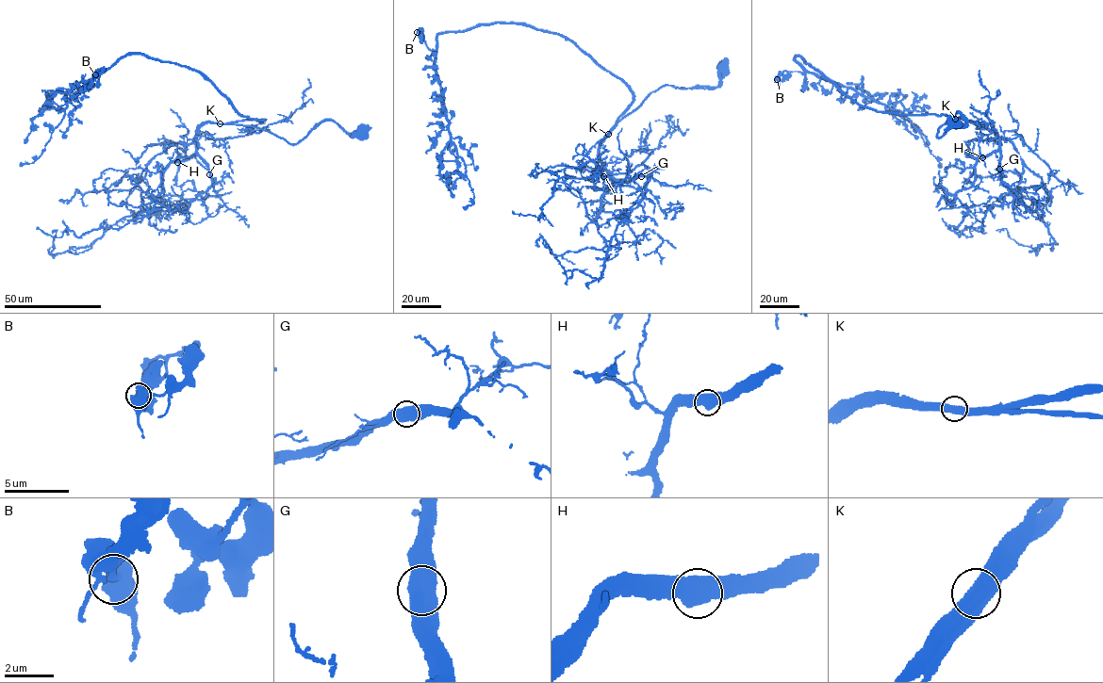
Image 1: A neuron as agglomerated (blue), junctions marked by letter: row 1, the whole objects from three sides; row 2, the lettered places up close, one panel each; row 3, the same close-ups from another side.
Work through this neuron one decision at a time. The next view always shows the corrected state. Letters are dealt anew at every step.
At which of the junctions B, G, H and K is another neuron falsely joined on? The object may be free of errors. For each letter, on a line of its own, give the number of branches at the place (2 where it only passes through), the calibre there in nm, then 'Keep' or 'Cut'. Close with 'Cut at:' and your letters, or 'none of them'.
B: Branches: 2. Thickness 650 nm. Keep
G: Branches: 2. Thickness 650 nm. Keep
H: Branches: 2. Thickness 650 nm. Keep
K: Branches: 2. Thickness 650 nm. Keep
Cut at: none of them

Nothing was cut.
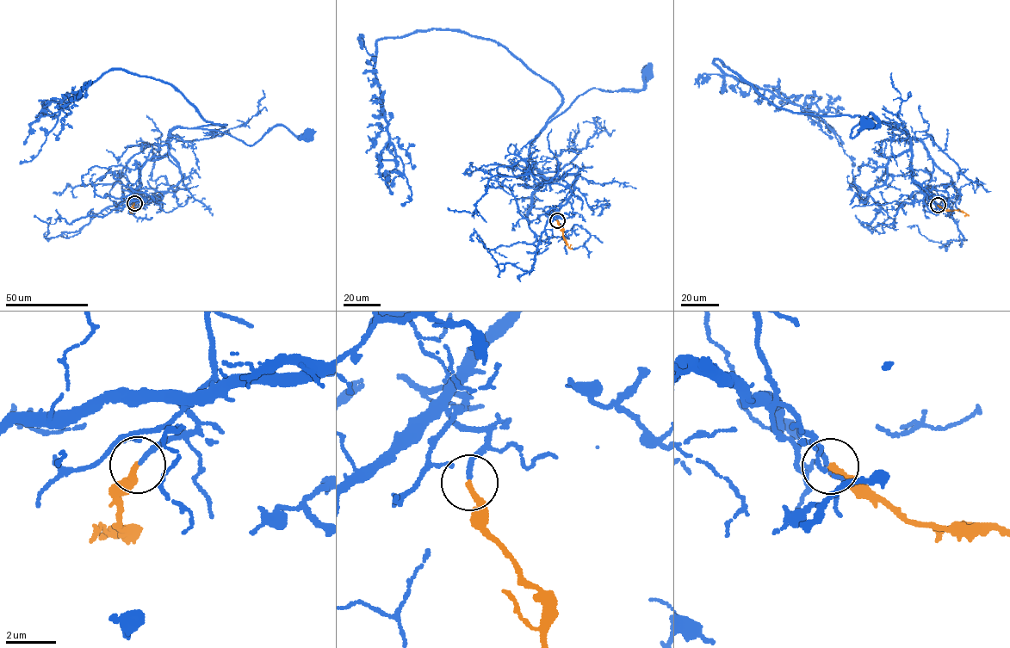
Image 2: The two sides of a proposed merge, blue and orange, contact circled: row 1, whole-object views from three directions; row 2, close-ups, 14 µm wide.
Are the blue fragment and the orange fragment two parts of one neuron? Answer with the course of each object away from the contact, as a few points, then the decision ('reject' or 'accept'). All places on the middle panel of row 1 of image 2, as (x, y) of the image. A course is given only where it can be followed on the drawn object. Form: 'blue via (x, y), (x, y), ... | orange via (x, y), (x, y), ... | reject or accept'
blue via (557, 220), (576, 175), (544, 179), (531, 158), (531, 143), (581, 95), (592, 88), (641, 89), (647, 76) | orange via (557, 220), (566, 244), (572, 245) | accept

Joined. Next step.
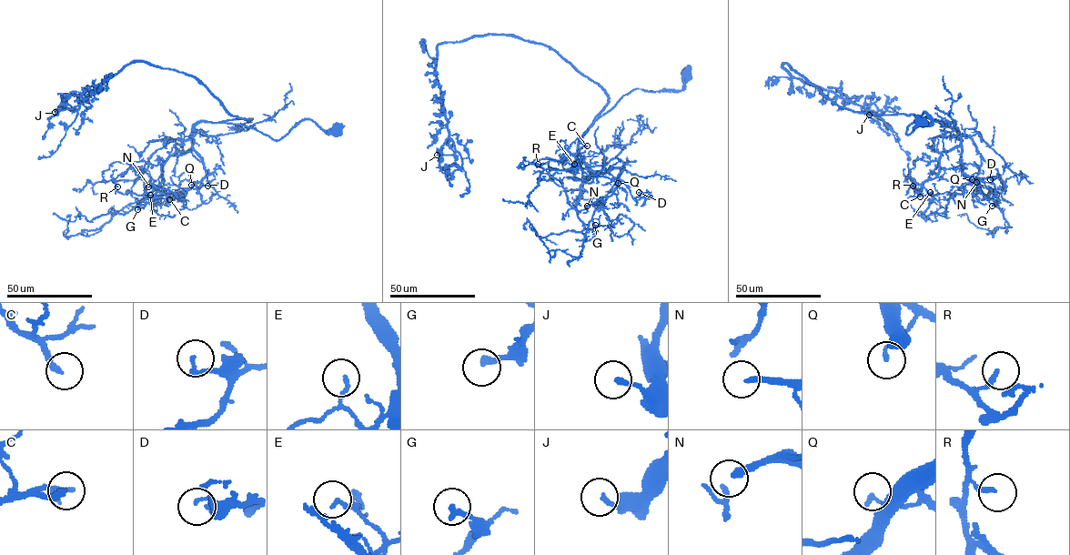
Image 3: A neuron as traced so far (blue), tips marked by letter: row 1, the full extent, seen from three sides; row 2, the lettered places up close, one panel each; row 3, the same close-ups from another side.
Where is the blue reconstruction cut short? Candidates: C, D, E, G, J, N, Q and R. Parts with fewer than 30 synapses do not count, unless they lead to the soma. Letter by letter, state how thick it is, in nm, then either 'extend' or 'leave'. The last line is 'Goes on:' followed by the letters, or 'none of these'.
C: calibre 240 nm; extend
D: calibre 130 nm; leave
E: calibre 160 nm; leave
G: calibre 240 nm; leave
J: calibre 170 nm; leave
N: calibre 240 nm; leave
Q: calibre 170 nm; leave
R: calibre 190 nm; leave
Goes on: C

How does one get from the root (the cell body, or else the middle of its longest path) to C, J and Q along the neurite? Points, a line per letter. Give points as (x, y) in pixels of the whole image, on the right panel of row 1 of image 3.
C: (923, 121), (933, 122), (925, 112), (906, 134), (928, 117), (960, 144), (943, 151), (920, 196)
J: (923, 121), (933, 122), (925, 112), (906, 134), (915, 115), (842, 107), (782, 65), (869, 115)
Q: (923, 121), (933, 122), (925, 112), (906, 134), (915, 119), (948, 125), (959, 132), (962, 172), (972, 179)

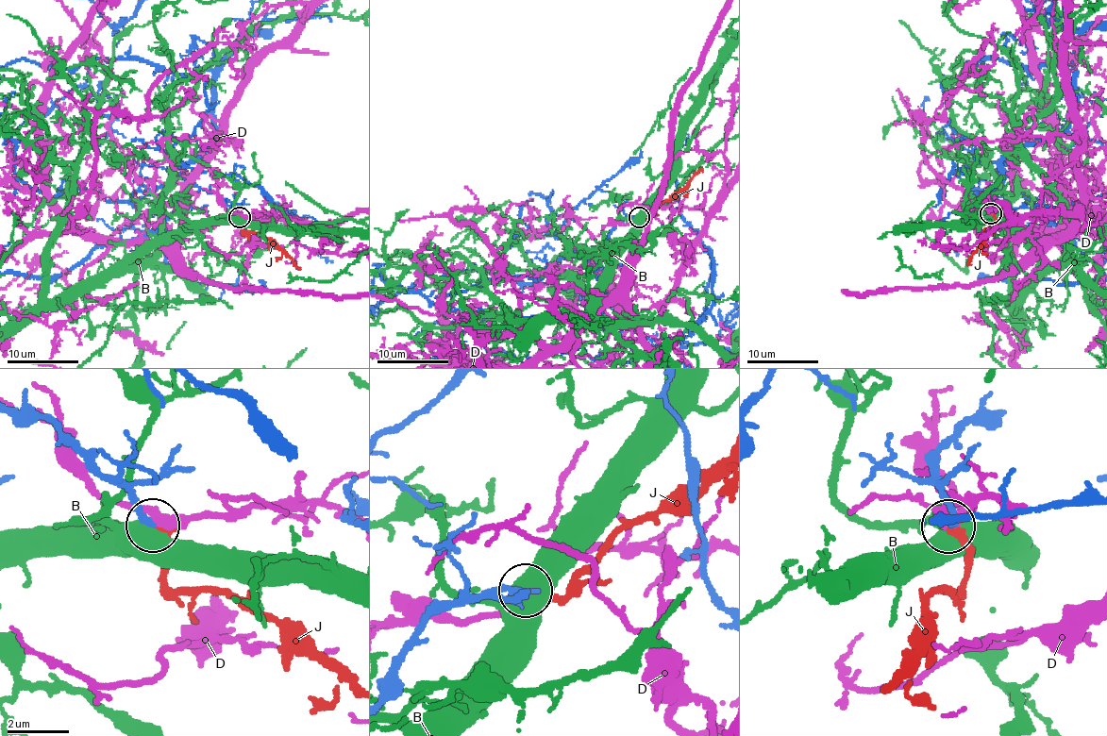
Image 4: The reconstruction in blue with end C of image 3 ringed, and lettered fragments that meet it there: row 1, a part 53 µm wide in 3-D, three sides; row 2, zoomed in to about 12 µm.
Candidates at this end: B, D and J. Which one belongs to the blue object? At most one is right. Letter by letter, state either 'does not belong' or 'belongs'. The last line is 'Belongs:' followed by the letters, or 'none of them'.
B: does not belong
D: does not belong
J: belongs
Belongs: J

